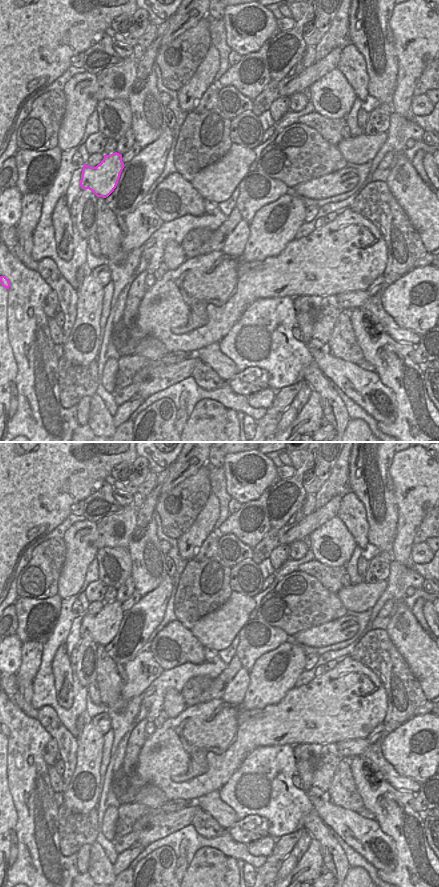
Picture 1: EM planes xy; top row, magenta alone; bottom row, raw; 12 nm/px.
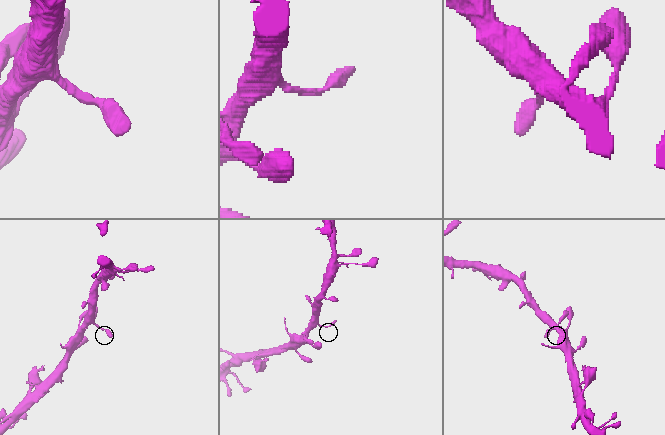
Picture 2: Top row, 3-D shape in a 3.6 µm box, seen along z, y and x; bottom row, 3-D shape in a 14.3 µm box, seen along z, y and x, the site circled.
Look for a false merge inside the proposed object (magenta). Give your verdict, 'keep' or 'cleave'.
keep

